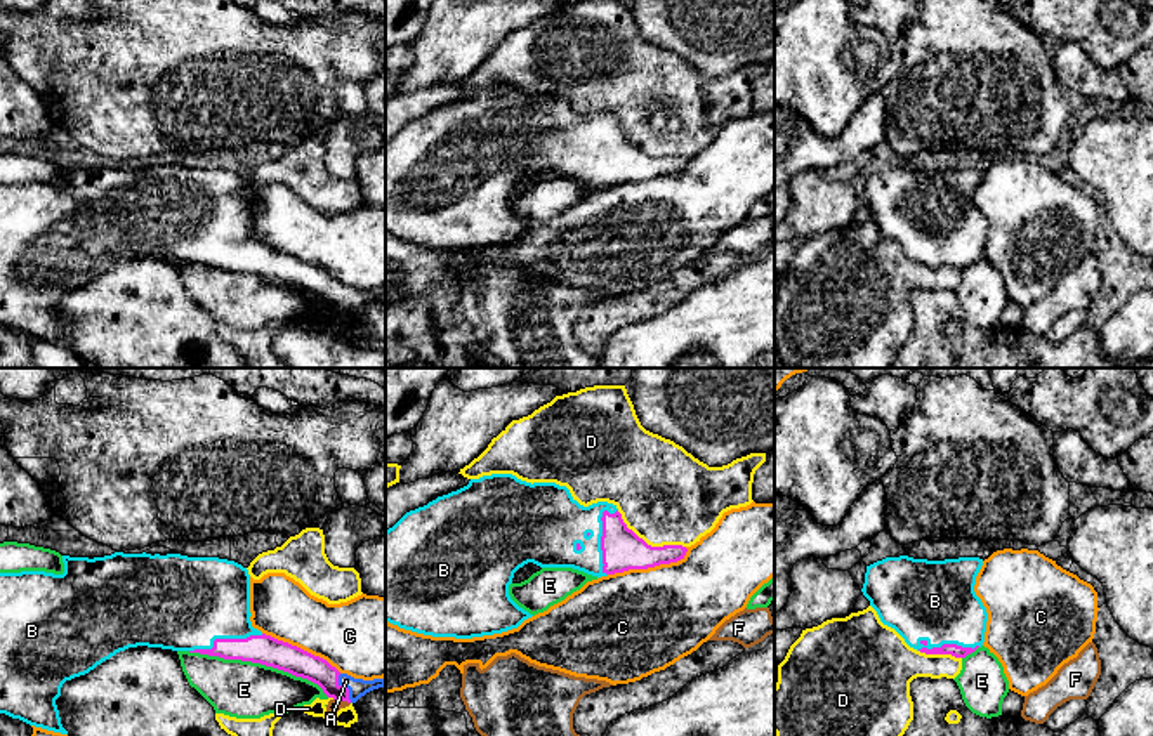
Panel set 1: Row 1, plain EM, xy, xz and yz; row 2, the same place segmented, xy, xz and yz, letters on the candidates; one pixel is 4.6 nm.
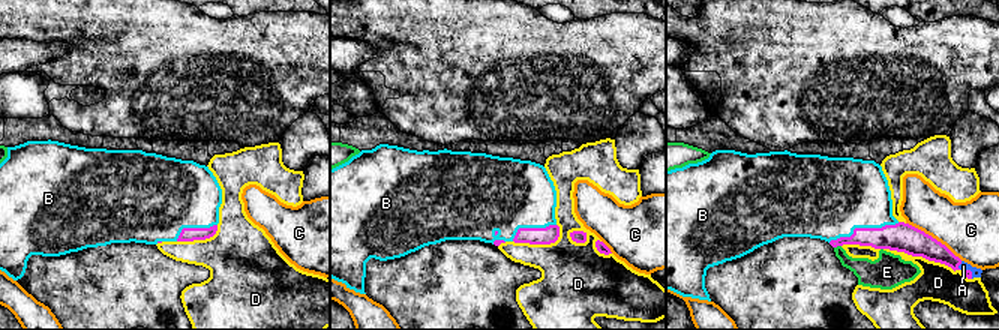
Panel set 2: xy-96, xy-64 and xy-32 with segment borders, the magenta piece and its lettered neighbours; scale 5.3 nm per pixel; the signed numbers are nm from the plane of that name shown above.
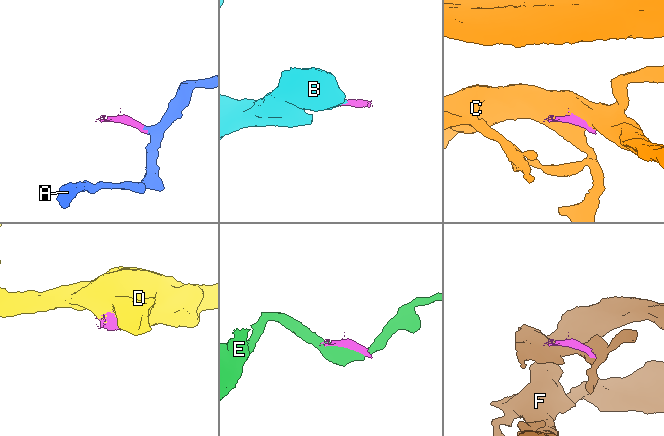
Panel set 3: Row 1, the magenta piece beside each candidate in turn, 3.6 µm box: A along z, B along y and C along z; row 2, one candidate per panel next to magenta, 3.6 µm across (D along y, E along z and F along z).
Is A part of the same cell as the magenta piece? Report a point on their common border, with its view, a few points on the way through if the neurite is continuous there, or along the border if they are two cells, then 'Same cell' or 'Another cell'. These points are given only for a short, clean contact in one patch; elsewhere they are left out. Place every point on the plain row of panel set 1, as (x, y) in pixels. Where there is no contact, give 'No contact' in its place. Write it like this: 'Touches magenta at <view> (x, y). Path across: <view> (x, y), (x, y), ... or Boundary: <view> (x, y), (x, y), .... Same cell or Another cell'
Touches magenta at xy (346, 299). Path across: xy (301, 275), (346, 299), (358, 299). Same cell

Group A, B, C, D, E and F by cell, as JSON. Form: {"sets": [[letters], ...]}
{"sets": [["A", "B"], ["C"], ["D"], ["E"], ["F"]]}

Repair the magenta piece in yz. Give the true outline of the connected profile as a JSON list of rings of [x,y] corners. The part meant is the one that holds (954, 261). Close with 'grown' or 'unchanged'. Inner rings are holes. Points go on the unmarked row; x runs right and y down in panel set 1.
[[[886,168],[866,177],[861,203],[910,259],[965,269],[985,253],[988,224],[974,203],[981,177],[979,168]]]; grown

